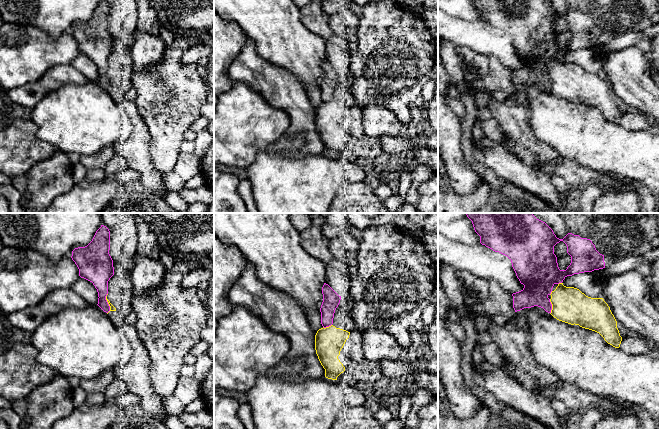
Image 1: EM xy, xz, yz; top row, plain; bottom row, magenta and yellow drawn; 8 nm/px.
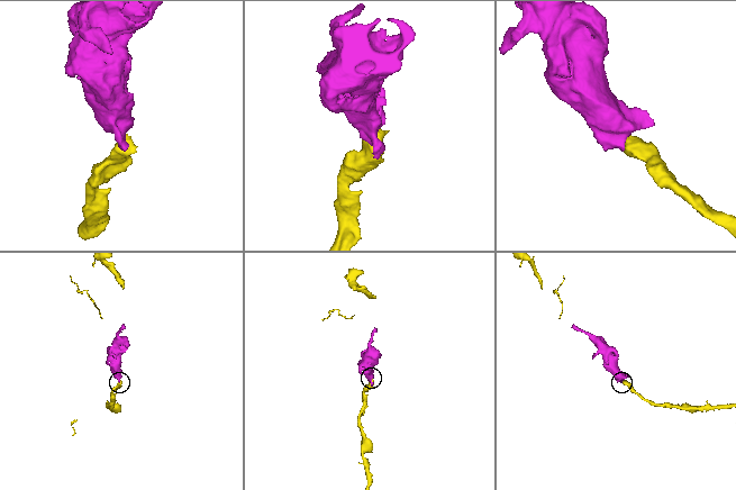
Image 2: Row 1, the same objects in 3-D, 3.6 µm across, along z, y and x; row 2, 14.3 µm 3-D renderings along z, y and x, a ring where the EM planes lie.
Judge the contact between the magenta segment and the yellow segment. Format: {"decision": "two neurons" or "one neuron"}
{"decision": "two neurons"}

